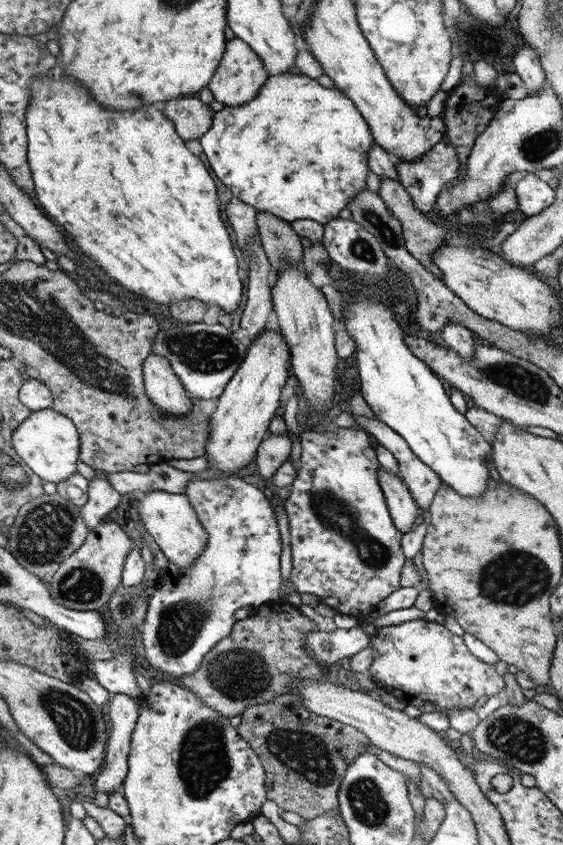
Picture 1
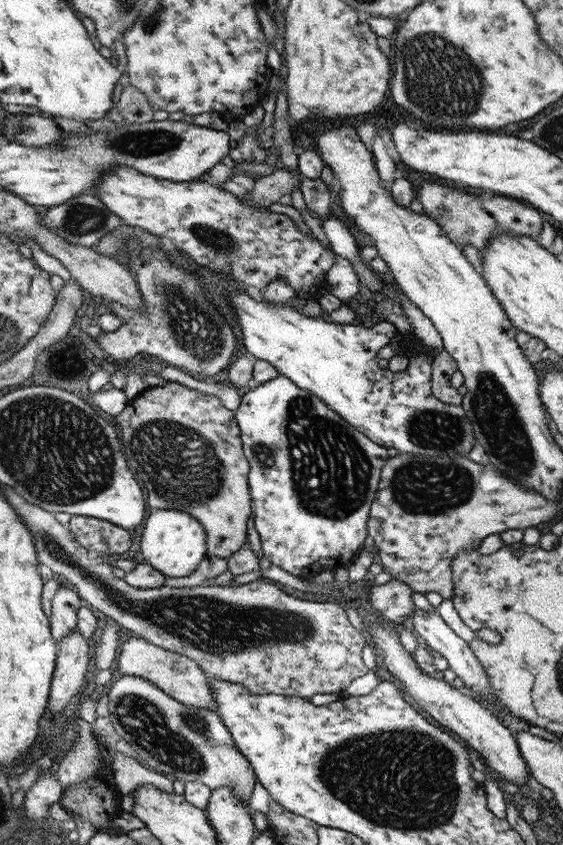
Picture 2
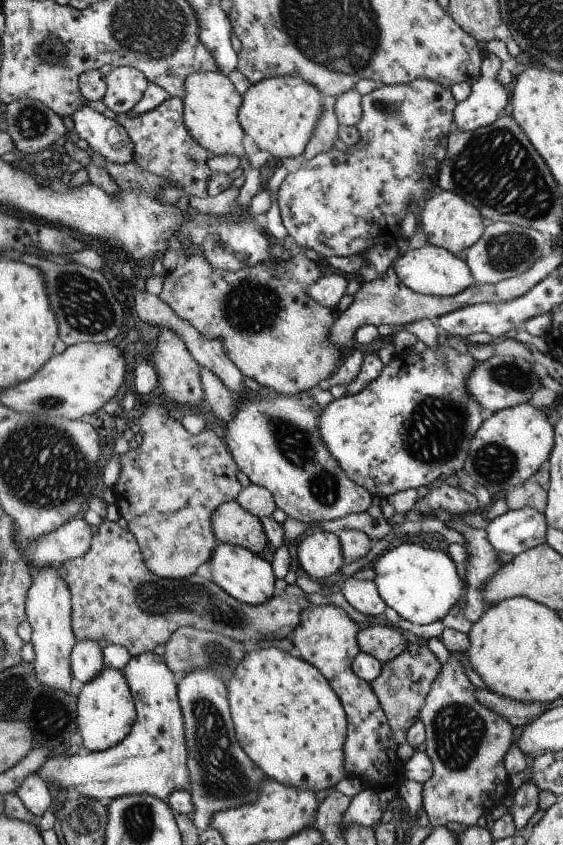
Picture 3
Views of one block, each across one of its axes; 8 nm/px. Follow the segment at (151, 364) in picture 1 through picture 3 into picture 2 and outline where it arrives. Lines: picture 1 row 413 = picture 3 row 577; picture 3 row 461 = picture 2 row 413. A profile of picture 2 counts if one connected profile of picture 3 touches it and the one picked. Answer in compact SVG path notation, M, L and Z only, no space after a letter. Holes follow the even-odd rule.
M168 382L142 392L116 417L120 440L128 468L134 480L148 492L152 510L182 510L205 527L206 542L212 556L228 559L248 540L248 520L252 516L248 459L244 456L241 427L237 415L228 410L218 397L182 384Z

